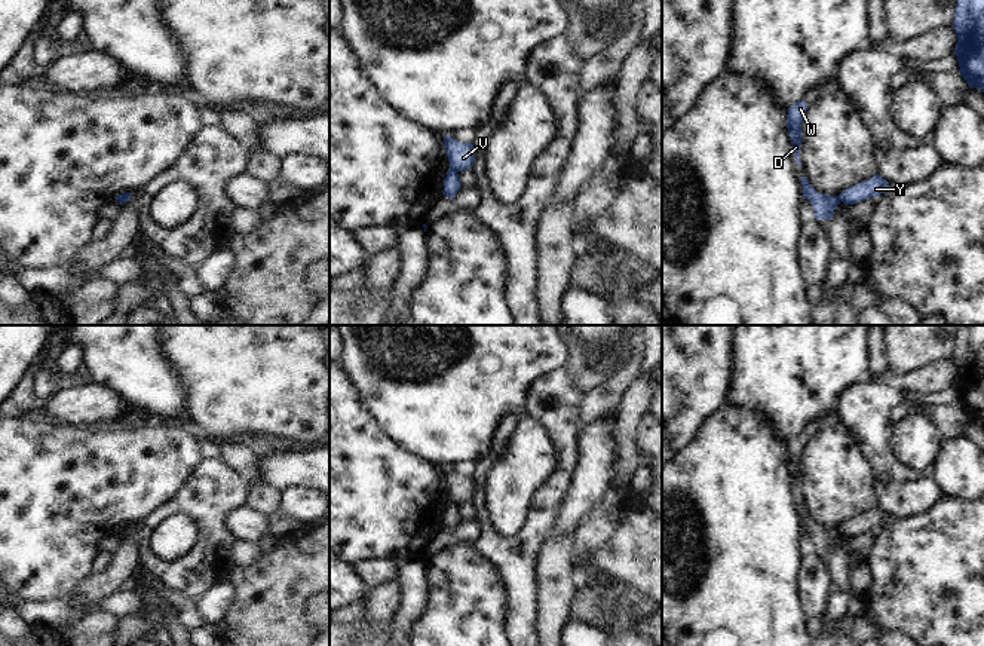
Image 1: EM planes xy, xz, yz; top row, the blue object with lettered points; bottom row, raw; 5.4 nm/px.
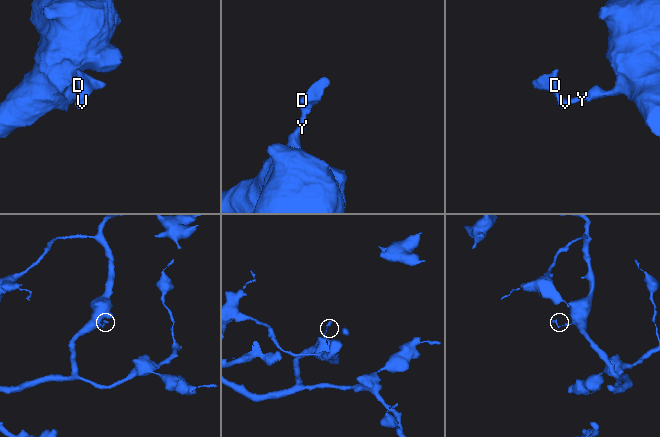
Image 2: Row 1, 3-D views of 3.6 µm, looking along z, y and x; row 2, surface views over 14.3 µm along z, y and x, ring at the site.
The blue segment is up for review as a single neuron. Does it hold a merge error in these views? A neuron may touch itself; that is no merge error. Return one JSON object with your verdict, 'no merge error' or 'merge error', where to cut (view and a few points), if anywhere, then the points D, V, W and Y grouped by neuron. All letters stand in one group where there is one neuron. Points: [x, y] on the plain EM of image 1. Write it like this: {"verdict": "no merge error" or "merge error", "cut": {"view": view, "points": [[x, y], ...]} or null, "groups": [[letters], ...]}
{"verdict": "merge error", "cut": {"view": "xz", "points": [[450, 501], [456, 505]]}, "groups": [["D", "V", "W"], ["Y"]]}

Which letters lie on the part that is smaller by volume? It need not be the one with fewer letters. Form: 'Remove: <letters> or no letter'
Remove: D, V, W

